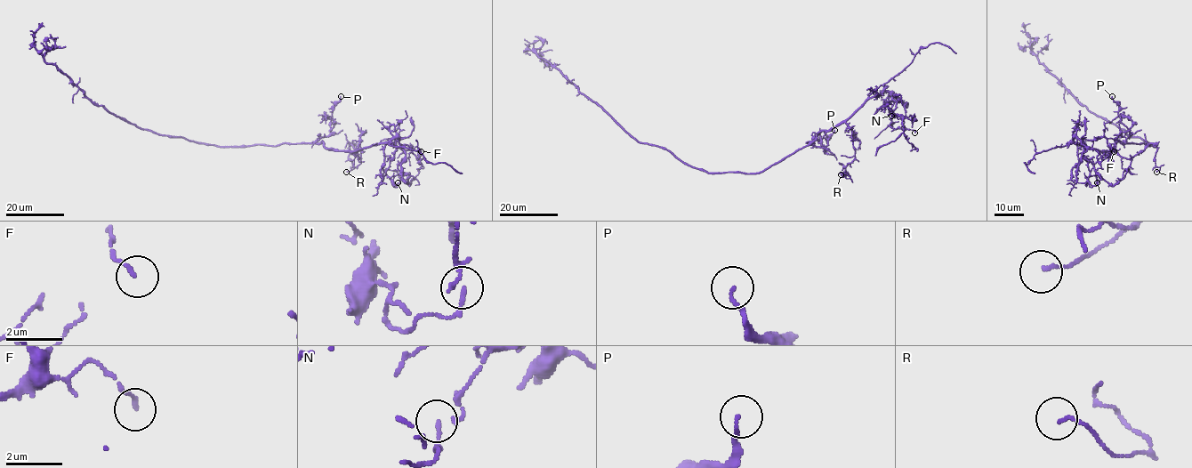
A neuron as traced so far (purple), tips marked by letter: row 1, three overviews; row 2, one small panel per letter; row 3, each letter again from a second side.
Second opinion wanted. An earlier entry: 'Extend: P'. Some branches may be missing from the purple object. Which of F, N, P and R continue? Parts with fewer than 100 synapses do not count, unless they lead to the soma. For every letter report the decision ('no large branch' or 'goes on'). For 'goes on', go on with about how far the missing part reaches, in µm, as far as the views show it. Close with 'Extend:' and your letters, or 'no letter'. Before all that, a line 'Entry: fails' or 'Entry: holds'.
Entry: fails
F: no large branch
N: no large branch
P: no large branch
R: no large branch
Extend: no letter

